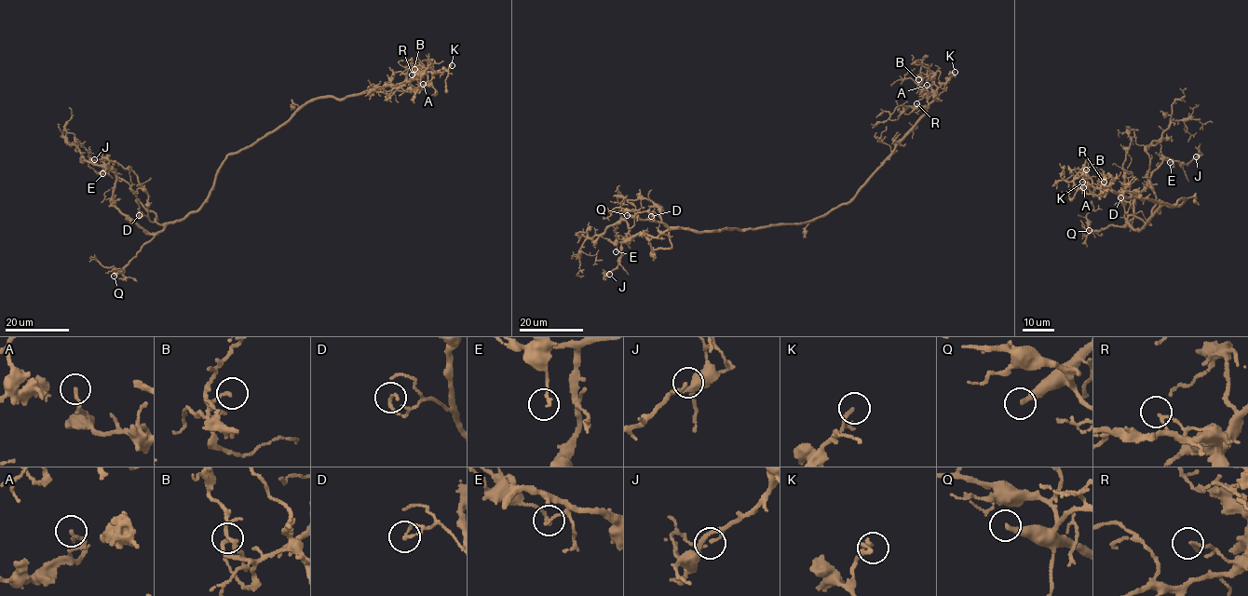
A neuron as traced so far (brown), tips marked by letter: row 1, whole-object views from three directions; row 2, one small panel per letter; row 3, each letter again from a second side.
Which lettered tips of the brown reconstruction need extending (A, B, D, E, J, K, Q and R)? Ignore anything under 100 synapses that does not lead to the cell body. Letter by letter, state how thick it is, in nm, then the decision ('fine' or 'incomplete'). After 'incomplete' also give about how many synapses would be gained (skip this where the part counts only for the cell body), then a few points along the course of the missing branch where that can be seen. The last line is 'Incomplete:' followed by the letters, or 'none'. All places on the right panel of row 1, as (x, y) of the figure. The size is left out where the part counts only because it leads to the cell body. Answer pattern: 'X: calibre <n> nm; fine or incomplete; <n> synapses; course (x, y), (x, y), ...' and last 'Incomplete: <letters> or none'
A: calibre 150 nm; fine
B: calibre 160 nm; fine
D: calibre 170 nm; fine
E: calibre 150 nm; fine
J: calibre 150 nm; fine
K: calibre 130 nm; fine
Q: calibre 280 nm; incomplete; course (1089, 230), (1060, 236), (1052, 217), (1038, 224), (1028, 213), (1026, 191)
R: calibre 140 nm; fine
Incomplete: Q

